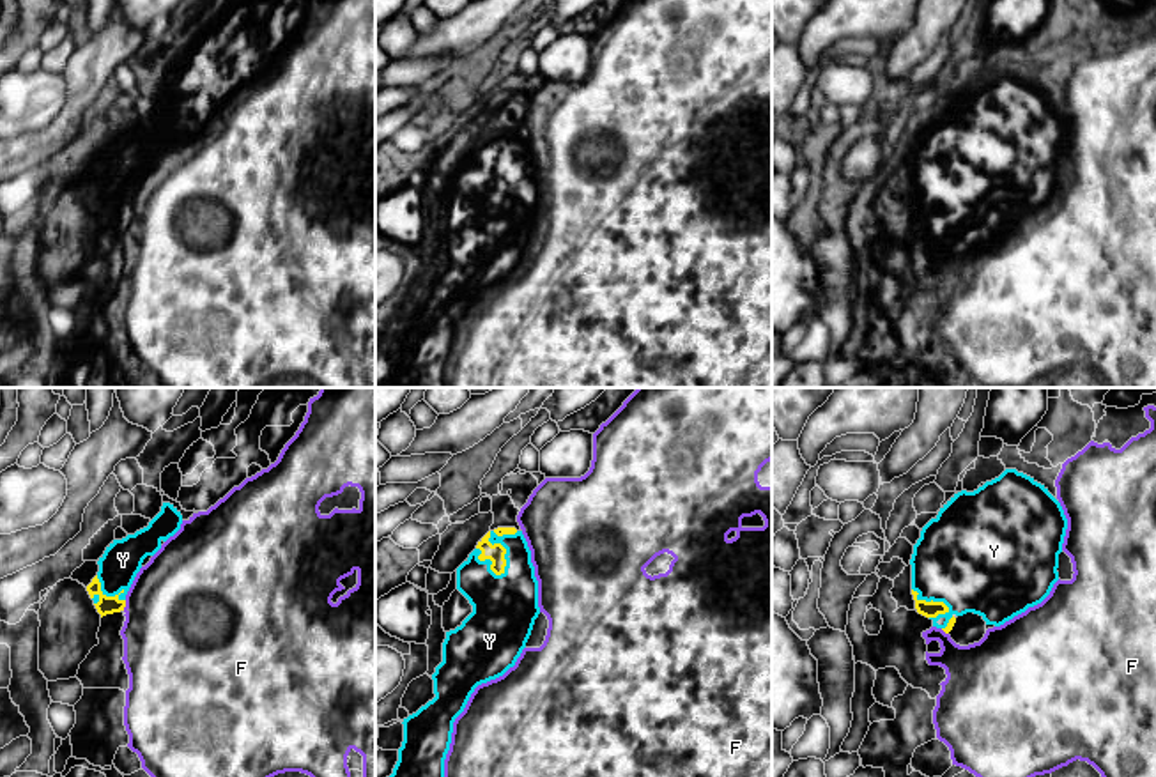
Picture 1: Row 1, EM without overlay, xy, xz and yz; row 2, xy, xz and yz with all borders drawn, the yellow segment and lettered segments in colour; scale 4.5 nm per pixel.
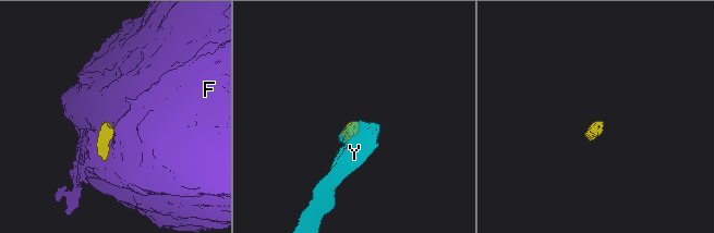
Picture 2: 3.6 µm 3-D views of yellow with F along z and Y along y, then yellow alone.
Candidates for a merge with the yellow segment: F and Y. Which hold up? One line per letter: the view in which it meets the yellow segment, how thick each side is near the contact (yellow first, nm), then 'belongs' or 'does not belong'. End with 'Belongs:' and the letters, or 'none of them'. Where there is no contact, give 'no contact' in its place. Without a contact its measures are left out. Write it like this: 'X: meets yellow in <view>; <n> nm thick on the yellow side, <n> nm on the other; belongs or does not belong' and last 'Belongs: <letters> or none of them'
F: meets yellow in xy; 80 nm thick on the yellow side, 500 nm on the other; does not belong
Y: meets yellow in xz; 80 nm thick on the yellow side, 220 nm on the other; belongs
Belongs: Y

